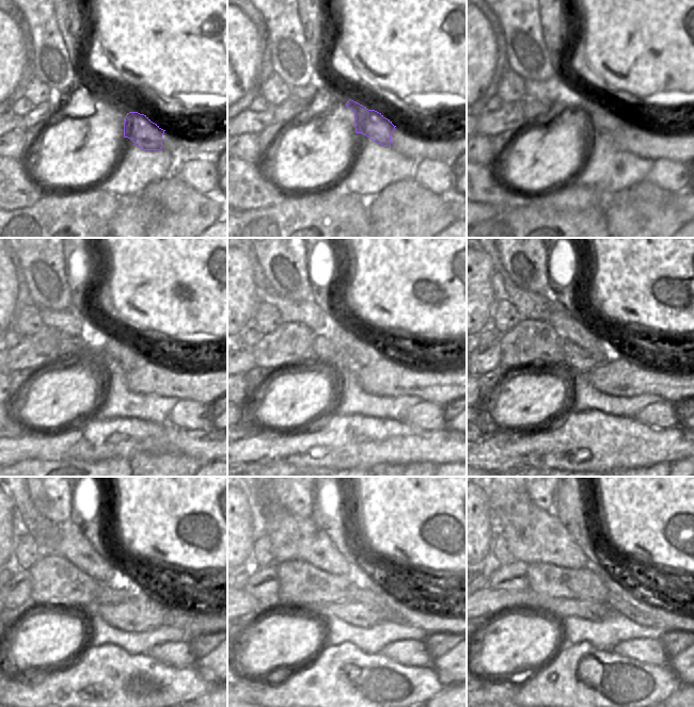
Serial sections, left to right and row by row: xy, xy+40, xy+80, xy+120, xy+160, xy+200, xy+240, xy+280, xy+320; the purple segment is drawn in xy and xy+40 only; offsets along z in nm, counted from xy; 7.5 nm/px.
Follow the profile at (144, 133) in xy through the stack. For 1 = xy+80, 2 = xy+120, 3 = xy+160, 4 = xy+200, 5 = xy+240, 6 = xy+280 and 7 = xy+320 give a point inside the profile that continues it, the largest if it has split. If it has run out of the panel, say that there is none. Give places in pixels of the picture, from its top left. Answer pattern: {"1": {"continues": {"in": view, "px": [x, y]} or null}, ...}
{"1": {"continues": {"in": "xy+80", "px": [601, 118]}}, "2": {"continues": {"in": "xy+120", "px": [126, 357]}}, "3": {"continues": {"in": "xy+160", "px": [364, 352]}}, "4": {"continues": {"in": "xy+200", "px": [568, 324]}}, "5": {"continues": {"in": "xy+240", "px": [64, 540]}}, "6": {"continues": {"in": "xy+280", "px": [294, 537]}}, "7": {"continues": {"in": "xy+320", "px": [534, 536]}}}

